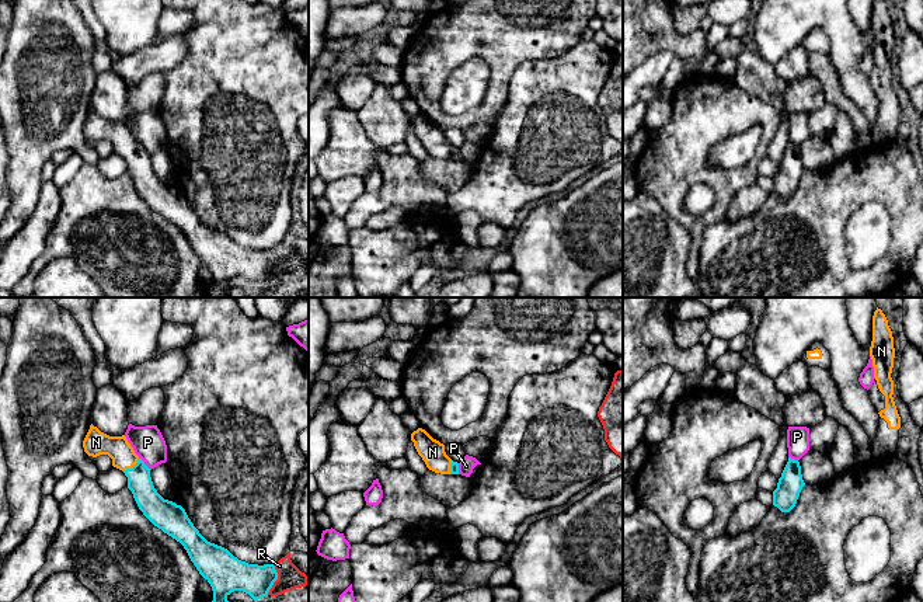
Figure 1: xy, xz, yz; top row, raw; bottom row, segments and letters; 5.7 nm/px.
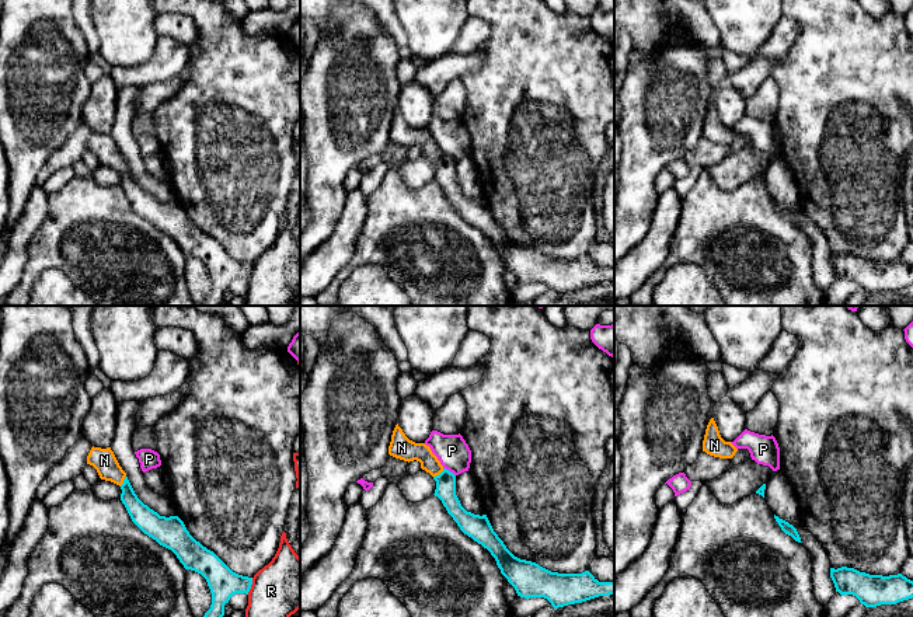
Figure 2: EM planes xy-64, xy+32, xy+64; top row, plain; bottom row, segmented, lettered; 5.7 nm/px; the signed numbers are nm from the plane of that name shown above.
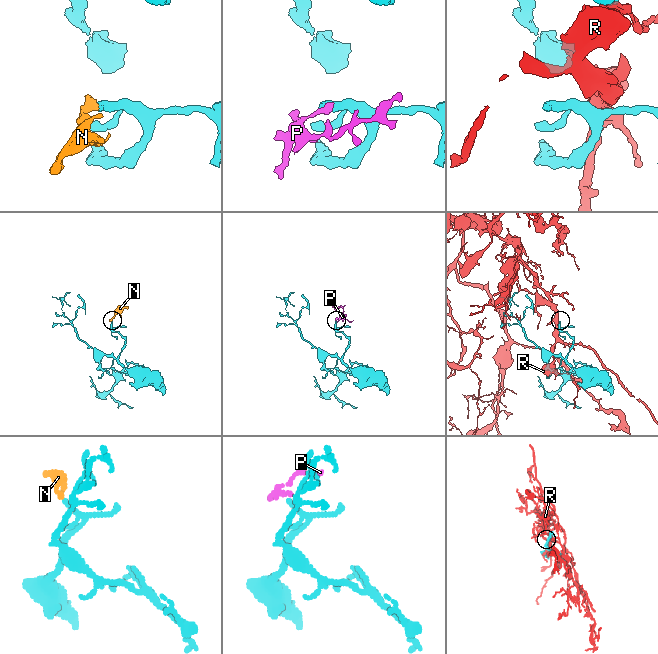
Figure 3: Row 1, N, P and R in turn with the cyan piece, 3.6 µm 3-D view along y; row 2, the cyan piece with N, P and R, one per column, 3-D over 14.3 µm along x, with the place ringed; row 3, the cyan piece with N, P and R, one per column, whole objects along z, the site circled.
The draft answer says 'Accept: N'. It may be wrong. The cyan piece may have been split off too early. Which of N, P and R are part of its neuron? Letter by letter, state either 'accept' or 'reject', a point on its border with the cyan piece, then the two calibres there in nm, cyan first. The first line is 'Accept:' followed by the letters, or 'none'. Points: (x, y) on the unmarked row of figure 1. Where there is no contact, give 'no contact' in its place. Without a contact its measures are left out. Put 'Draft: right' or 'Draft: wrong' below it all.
Accept: N
N: accept | xy (132, 153) | 150/140 nm
P: reject | xy (143, 149) | 150/190 nm
R: reject | xy (277, 264) | 190/140 nm
Draft: right

